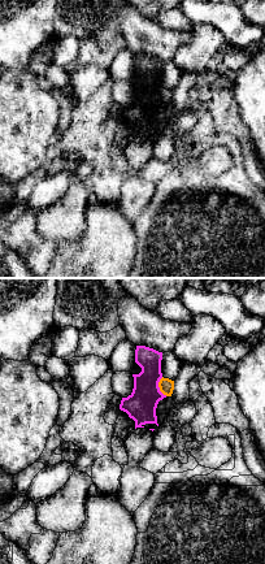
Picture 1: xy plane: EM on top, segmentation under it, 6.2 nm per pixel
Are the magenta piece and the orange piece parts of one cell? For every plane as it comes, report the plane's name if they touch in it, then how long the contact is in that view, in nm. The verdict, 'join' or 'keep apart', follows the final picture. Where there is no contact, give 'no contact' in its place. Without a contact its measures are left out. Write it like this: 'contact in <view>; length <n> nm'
contact in xy; length 120 nm

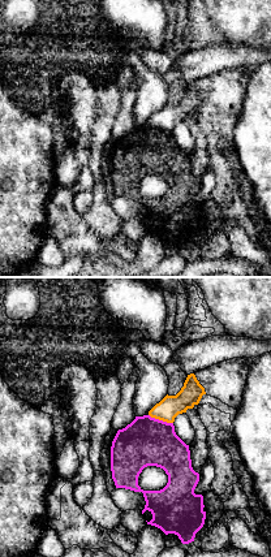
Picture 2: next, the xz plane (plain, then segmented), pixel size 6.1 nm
contact in xz; length 160 nm

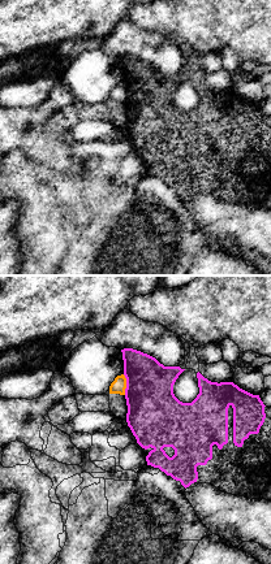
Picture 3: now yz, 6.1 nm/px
contact in yz; length 130 nm

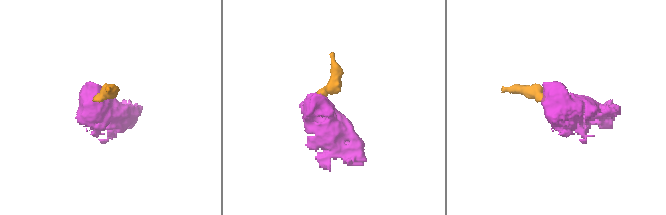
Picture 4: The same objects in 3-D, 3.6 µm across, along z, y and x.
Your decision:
keep apart

